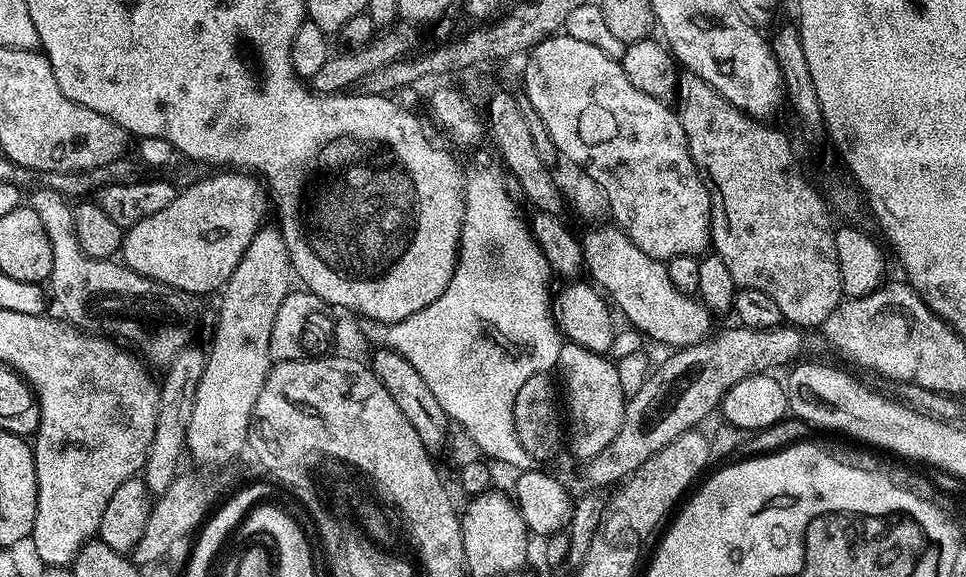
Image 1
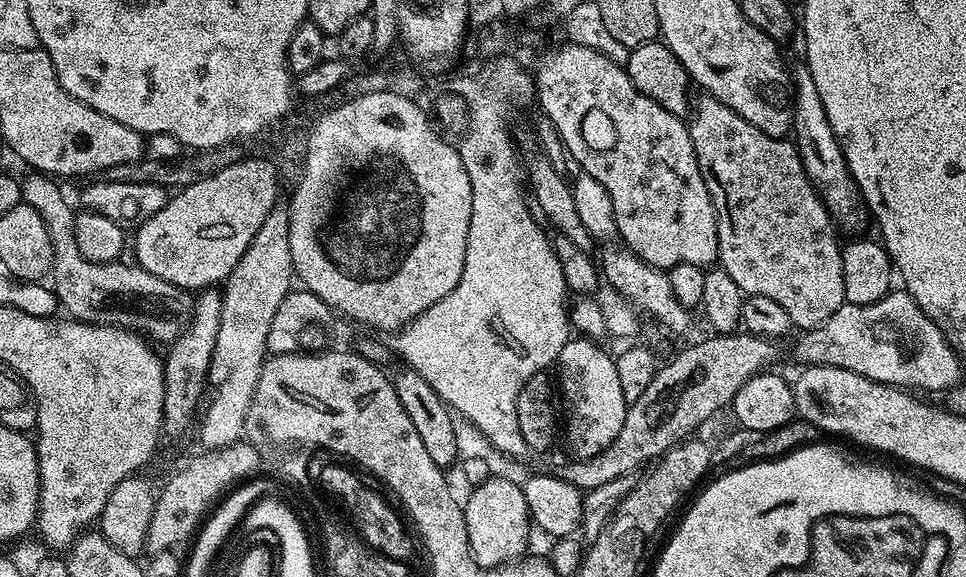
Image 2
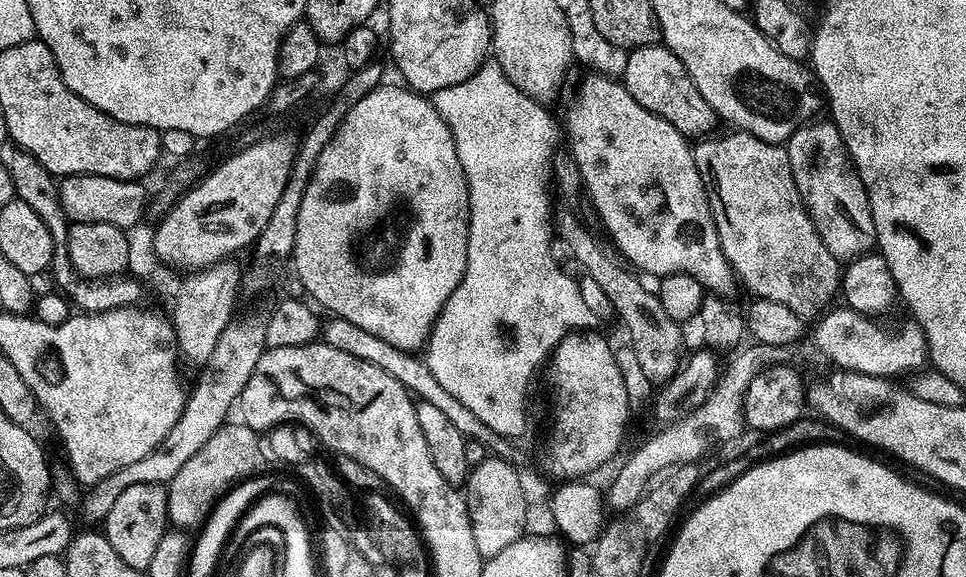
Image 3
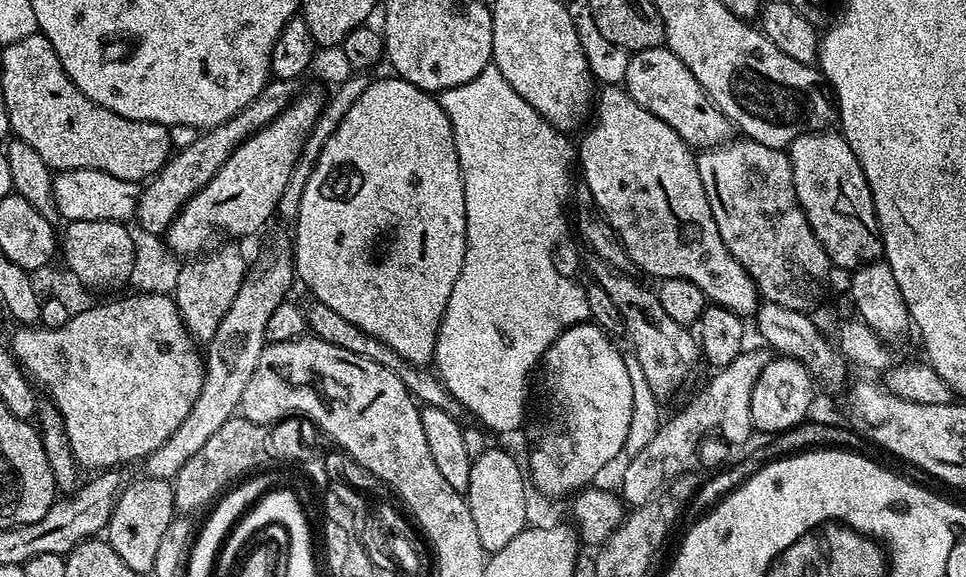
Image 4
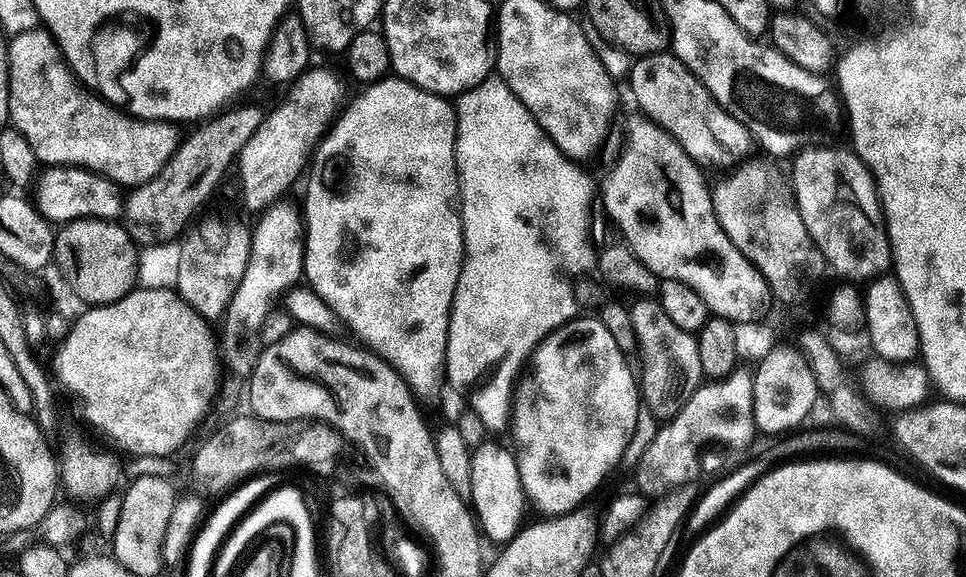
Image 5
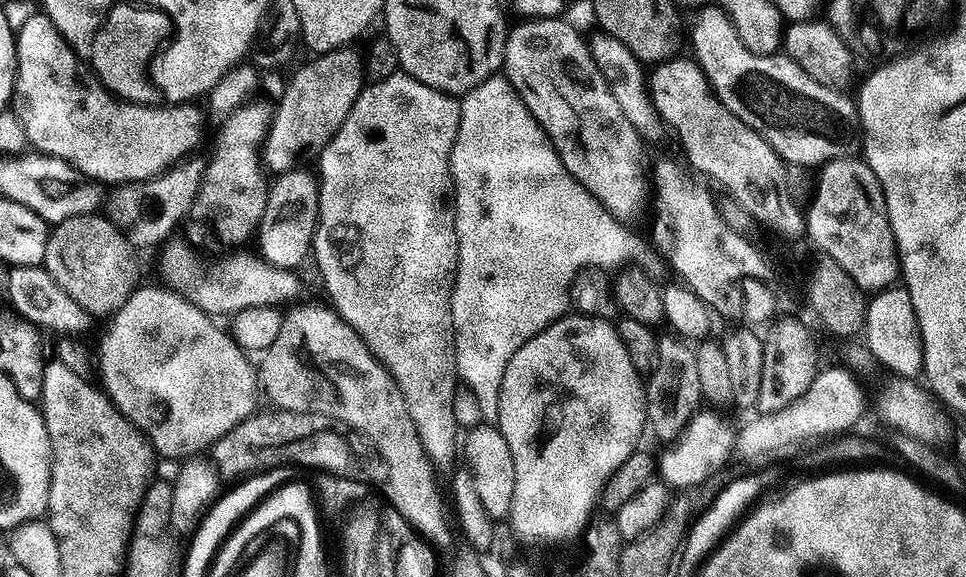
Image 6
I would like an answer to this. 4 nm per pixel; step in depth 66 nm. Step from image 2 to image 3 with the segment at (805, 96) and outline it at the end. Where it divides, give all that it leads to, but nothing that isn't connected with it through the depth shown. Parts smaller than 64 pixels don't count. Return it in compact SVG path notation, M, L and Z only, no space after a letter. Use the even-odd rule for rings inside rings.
M820 119L808 121L799 127L786 141L785 148L790 157L790 166L794 170L794 180L804 196L804 204L807 205L816 228L820 231L820 237L826 242L830 254L834 254L841 262L847 262L856 259L857 256L865 256L867 252L876 248L874 214L870 210L870 202L862 186L862 178L856 173L856 167L845 150L840 131L832 121L824 122Z

